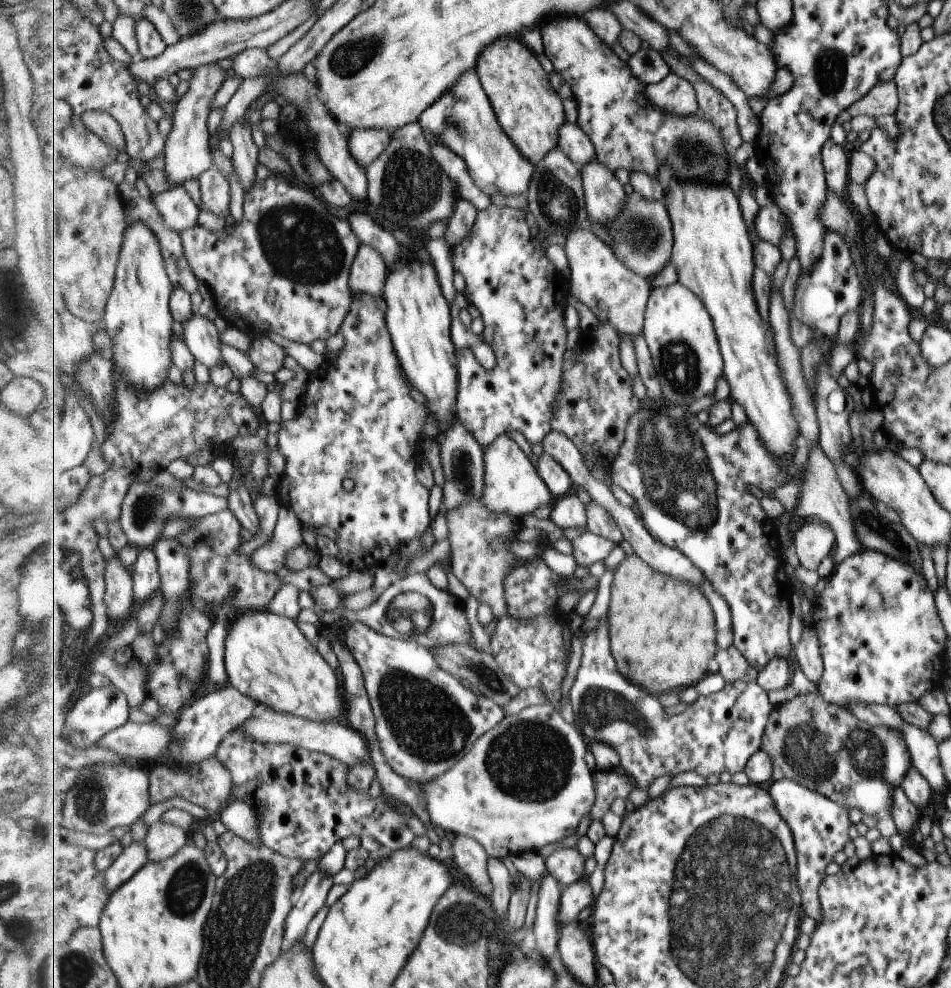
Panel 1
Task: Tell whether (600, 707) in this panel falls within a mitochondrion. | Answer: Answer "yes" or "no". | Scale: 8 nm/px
yes

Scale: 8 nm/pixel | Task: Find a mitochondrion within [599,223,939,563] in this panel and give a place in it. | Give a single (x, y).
(676, 476)

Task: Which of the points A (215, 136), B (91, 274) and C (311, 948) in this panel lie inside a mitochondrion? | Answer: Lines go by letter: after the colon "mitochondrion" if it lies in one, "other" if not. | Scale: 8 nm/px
A: other
B: other
C: other

